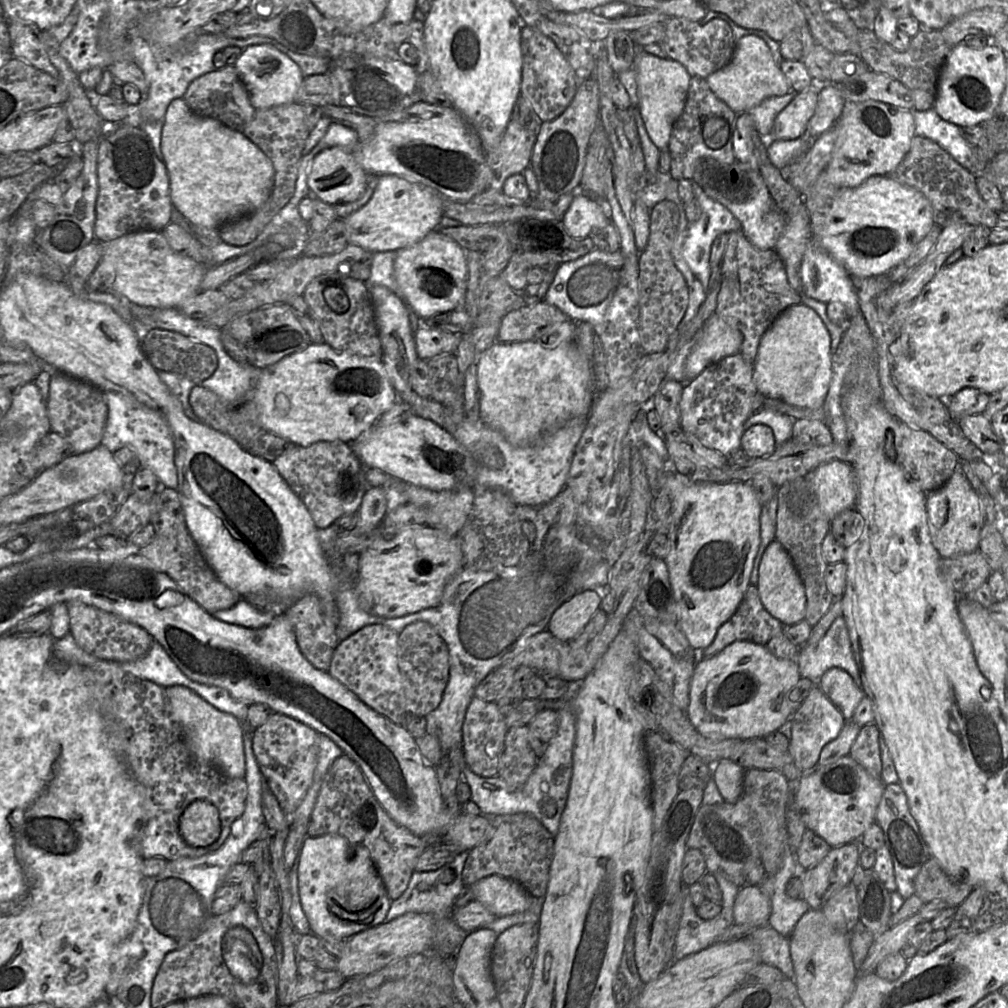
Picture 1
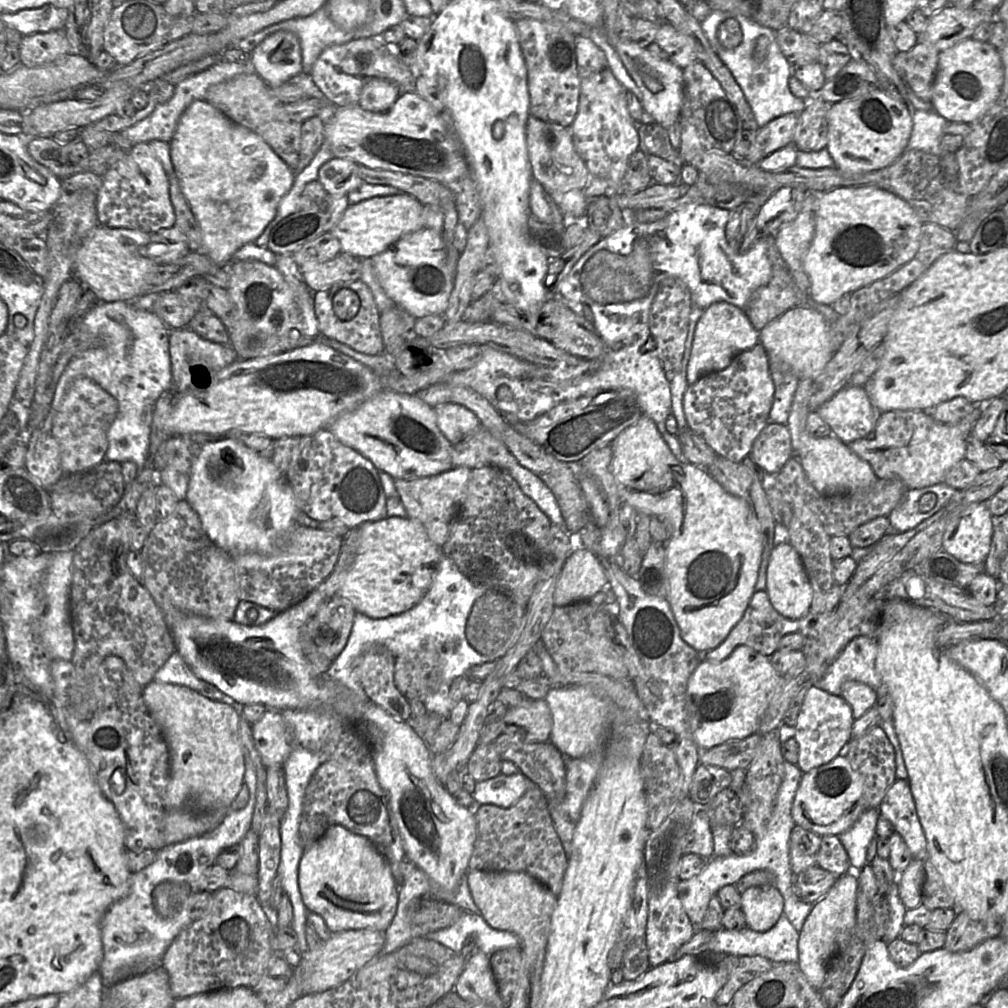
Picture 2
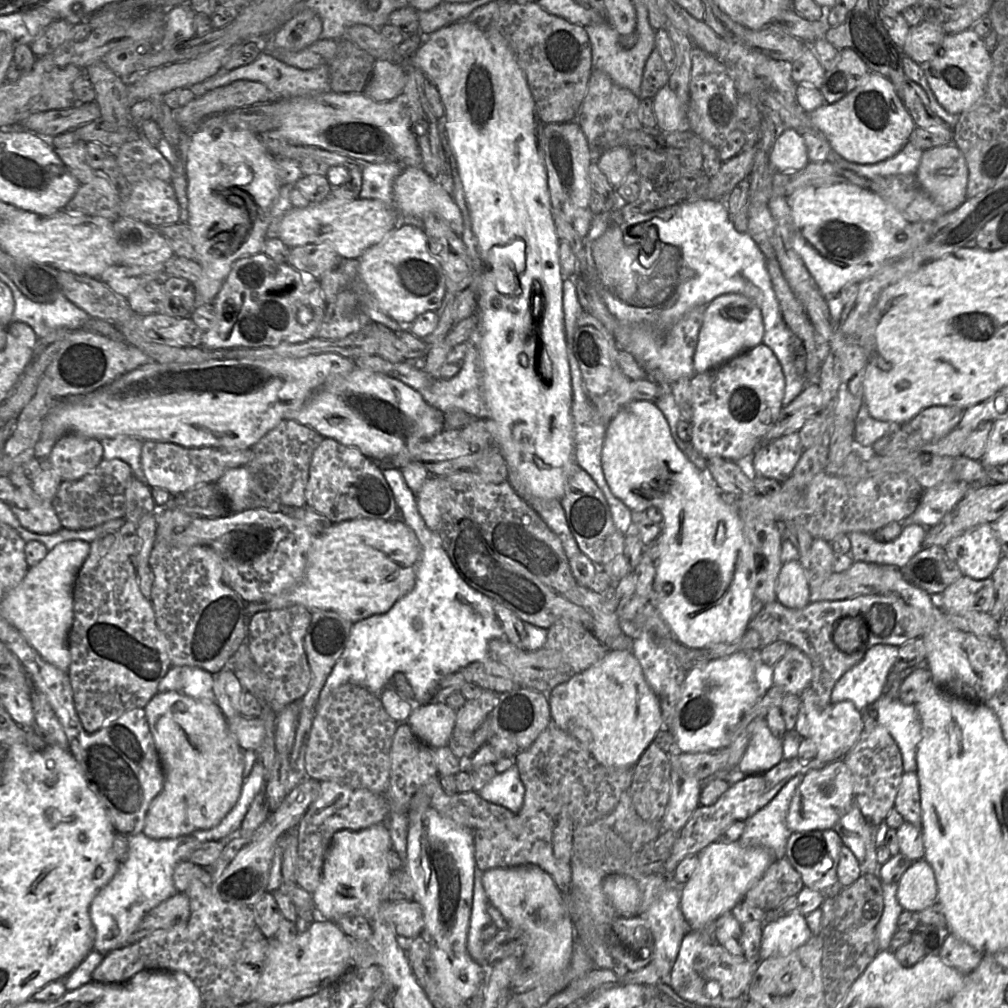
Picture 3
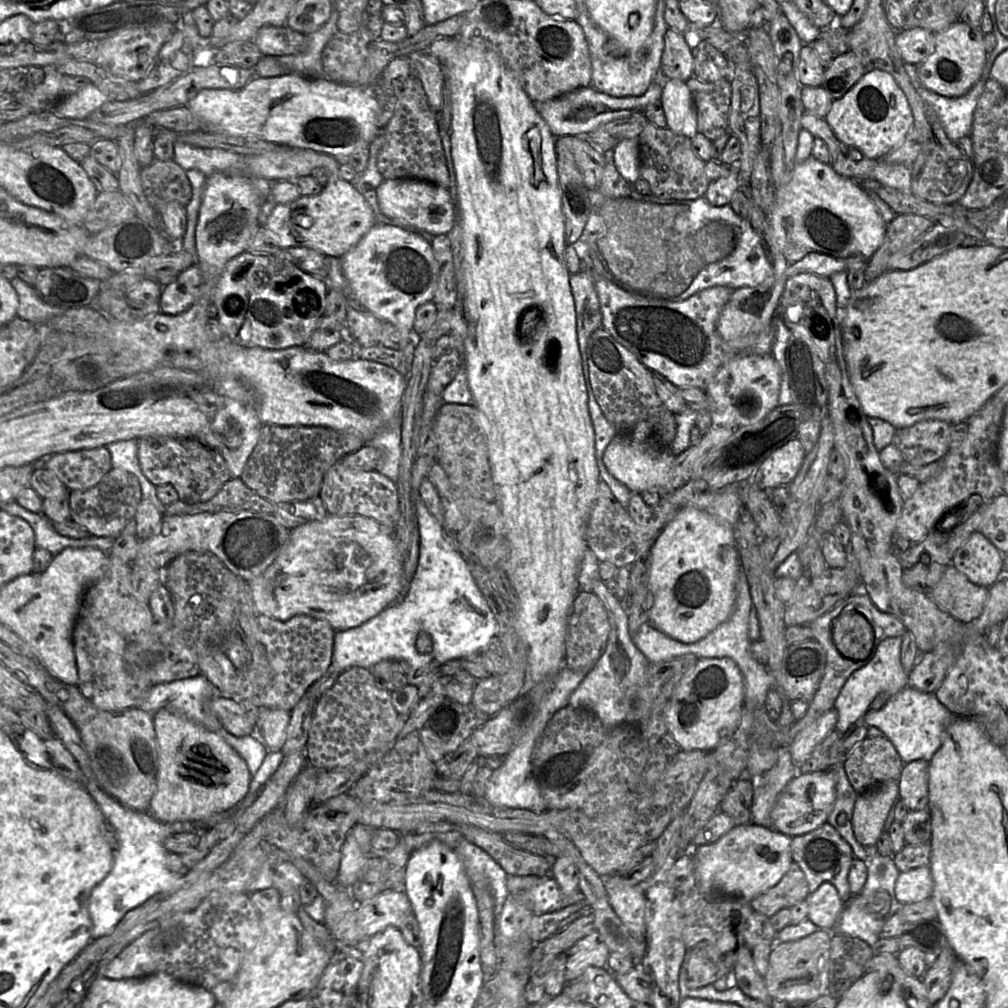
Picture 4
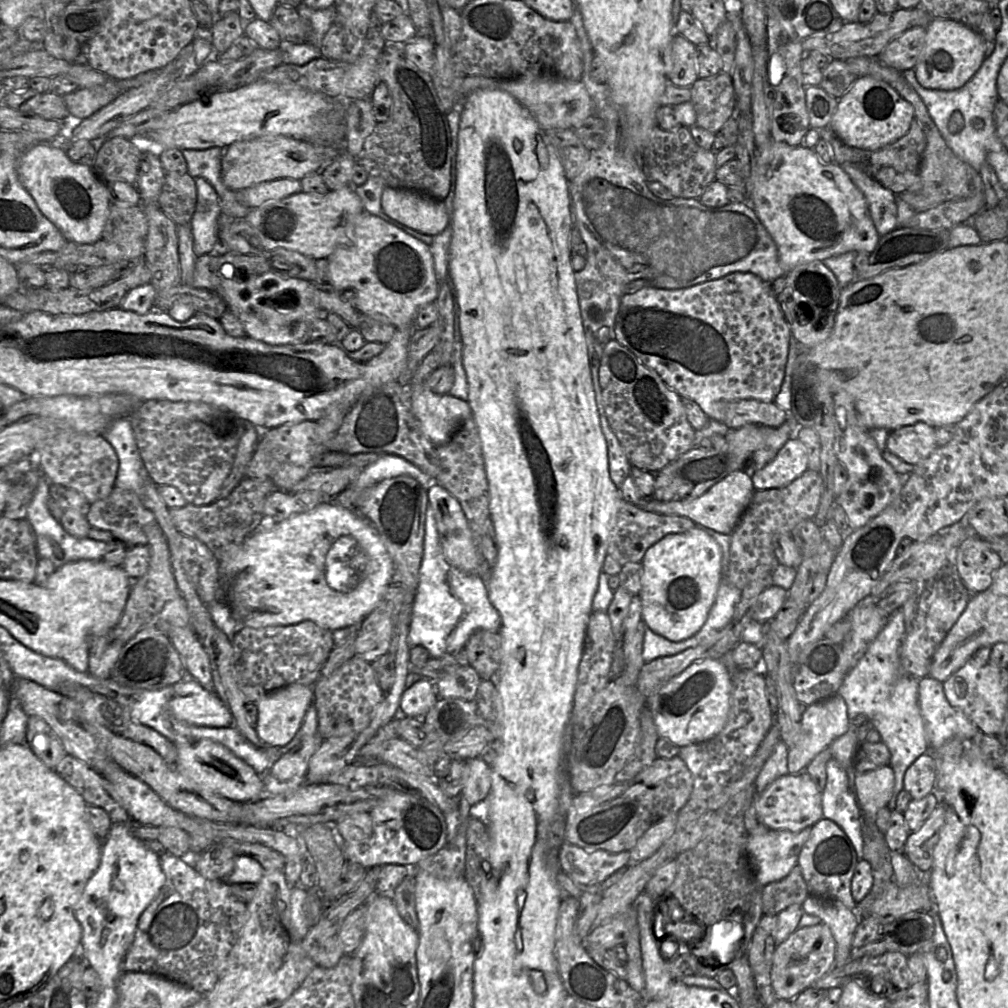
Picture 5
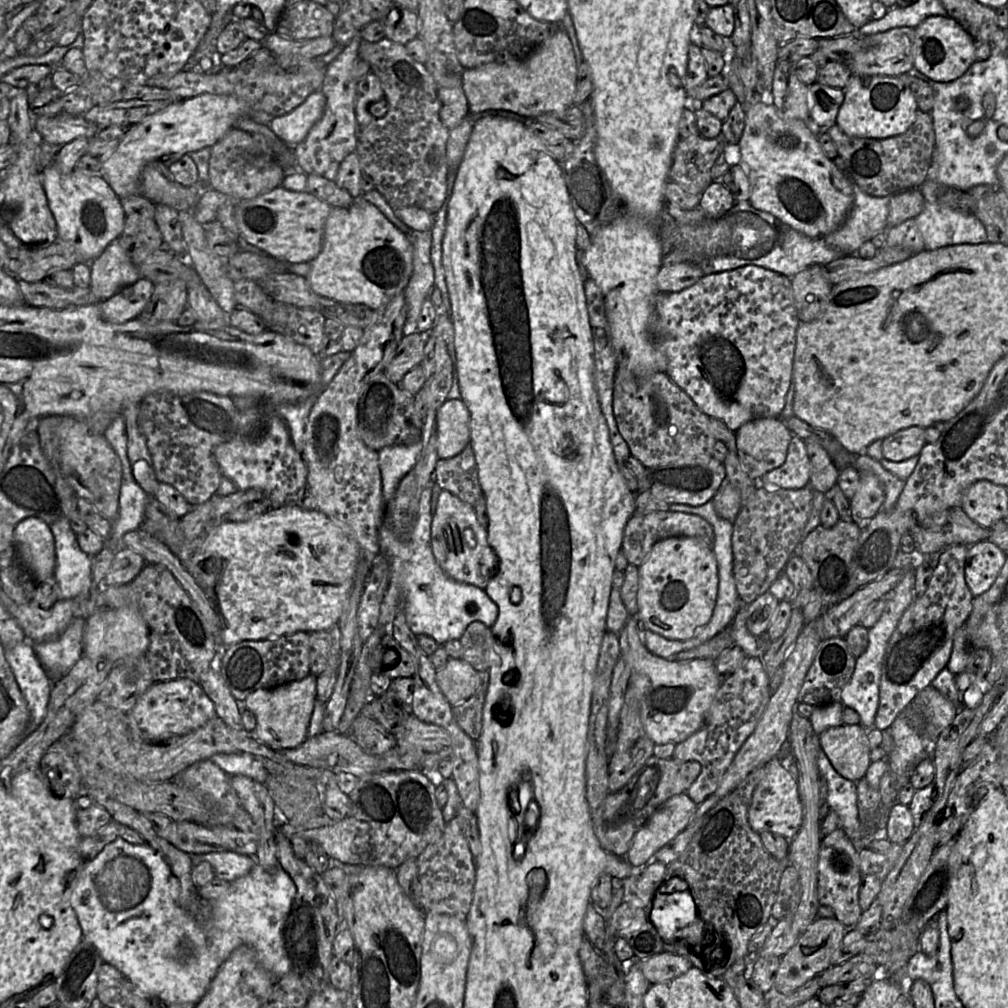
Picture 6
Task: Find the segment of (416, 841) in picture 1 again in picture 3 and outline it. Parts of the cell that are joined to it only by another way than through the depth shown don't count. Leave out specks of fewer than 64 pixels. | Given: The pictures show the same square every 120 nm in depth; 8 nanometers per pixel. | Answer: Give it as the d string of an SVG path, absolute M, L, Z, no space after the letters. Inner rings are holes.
M321 781L318 797L311 803L296 827L298 852L295 877L297 884L310 894L317 889L322 878L325 856L337 831L343 829L359 831L374 824L386 824L389 814L383 794L364 788L353 788L334 781Z

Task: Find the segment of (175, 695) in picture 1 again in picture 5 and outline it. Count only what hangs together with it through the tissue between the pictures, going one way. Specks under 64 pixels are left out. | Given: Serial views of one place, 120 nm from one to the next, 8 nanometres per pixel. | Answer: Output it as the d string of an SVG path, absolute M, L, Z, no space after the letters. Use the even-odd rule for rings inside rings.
M210 739L176 742L180 771L210 792L238 802L260 799L264 791L262 776L224 745Z

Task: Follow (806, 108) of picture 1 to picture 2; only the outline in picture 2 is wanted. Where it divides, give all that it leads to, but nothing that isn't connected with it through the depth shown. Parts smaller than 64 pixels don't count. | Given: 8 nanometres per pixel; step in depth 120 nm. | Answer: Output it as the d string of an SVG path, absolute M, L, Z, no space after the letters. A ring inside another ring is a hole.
M788 113L767 123L754 135L744 160L757 165L771 153L794 142L794 134L800 113Z

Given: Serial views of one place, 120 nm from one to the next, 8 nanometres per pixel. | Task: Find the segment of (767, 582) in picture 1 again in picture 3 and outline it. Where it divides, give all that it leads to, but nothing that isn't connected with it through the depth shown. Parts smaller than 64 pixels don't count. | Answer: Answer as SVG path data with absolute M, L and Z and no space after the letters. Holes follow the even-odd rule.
M799 560L783 563L776 584L776 601L791 609L810 603L810 586Z

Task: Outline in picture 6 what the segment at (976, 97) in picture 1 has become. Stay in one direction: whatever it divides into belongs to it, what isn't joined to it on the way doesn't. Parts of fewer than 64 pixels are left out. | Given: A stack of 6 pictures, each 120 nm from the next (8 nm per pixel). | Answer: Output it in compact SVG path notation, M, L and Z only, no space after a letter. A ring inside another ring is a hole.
M930 16L915 28L914 69L936 82L951 82L961 77L976 62L976 41L953 18Z

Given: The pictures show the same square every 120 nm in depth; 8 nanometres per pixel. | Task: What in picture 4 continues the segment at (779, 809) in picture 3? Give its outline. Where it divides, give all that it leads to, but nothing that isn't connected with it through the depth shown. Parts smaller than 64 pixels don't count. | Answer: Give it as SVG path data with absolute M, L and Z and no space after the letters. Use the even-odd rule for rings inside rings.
M788 747L778 748L777 763L765 774L751 779L753 784L753 803L751 824L772 827L771 810L778 794L798 774Z

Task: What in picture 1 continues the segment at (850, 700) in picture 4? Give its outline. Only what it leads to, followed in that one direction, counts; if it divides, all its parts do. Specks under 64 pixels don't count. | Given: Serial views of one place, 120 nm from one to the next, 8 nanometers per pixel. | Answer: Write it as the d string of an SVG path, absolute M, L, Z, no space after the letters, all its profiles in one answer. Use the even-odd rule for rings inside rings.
M843 617L835 619L816 645L799 648L796 663L801 677L819 685L822 676L831 668L846 671L861 687L861 672L855 660L849 633Z

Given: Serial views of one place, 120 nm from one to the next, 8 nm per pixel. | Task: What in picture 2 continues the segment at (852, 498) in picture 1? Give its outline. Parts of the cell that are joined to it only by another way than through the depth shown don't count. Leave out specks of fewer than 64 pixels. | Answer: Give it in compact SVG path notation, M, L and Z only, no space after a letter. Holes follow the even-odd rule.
M800 379L795 391L788 428L792 447L813 487L822 495L831 496L873 485L878 477L869 463L854 453L841 439L835 435L818 438L806 429L806 420L810 413L809 397L814 379Z

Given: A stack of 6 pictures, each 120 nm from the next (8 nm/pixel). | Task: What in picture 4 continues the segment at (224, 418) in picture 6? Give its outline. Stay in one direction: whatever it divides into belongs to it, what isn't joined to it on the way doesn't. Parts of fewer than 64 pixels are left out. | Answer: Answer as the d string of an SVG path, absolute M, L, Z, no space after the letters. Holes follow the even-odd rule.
M146 436L137 442L139 464L144 476L155 486L171 484L184 502L208 501L232 479L222 454L196 439Z

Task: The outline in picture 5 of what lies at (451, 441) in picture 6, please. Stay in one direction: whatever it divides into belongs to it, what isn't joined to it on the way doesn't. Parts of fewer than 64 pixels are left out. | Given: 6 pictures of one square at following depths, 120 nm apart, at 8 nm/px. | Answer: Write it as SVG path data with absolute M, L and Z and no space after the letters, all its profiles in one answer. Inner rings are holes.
M423 382L407 385L412 412L435 446L449 442L463 422L472 415L467 401L449 394L436 394Z

